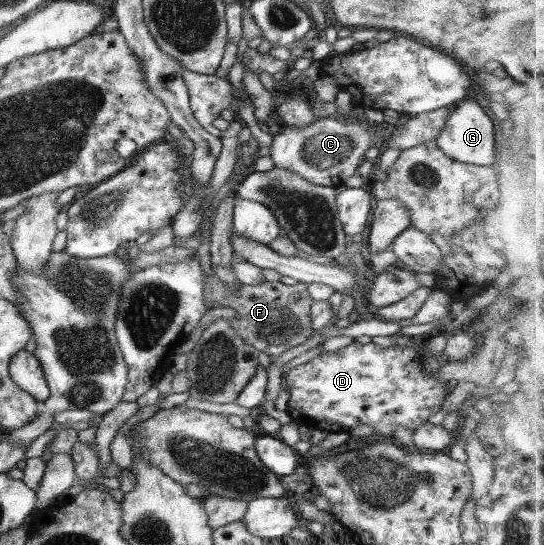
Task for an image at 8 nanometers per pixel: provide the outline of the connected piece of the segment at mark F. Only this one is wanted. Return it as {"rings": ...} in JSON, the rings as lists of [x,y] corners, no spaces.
{"rings":[[[210,274],[205,276],[204,280],[204,301],[207,309],[217,307],[234,309],[238,316],[230,318],[229,323],[238,332],[238,336],[260,352],[276,358],[282,352],[312,337],[314,328],[310,312],[315,301],[310,297],[307,287],[308,285],[302,282],[295,286],[286,286],[282,282],[266,281],[252,286],[240,283],[232,291],[216,274]]]}

